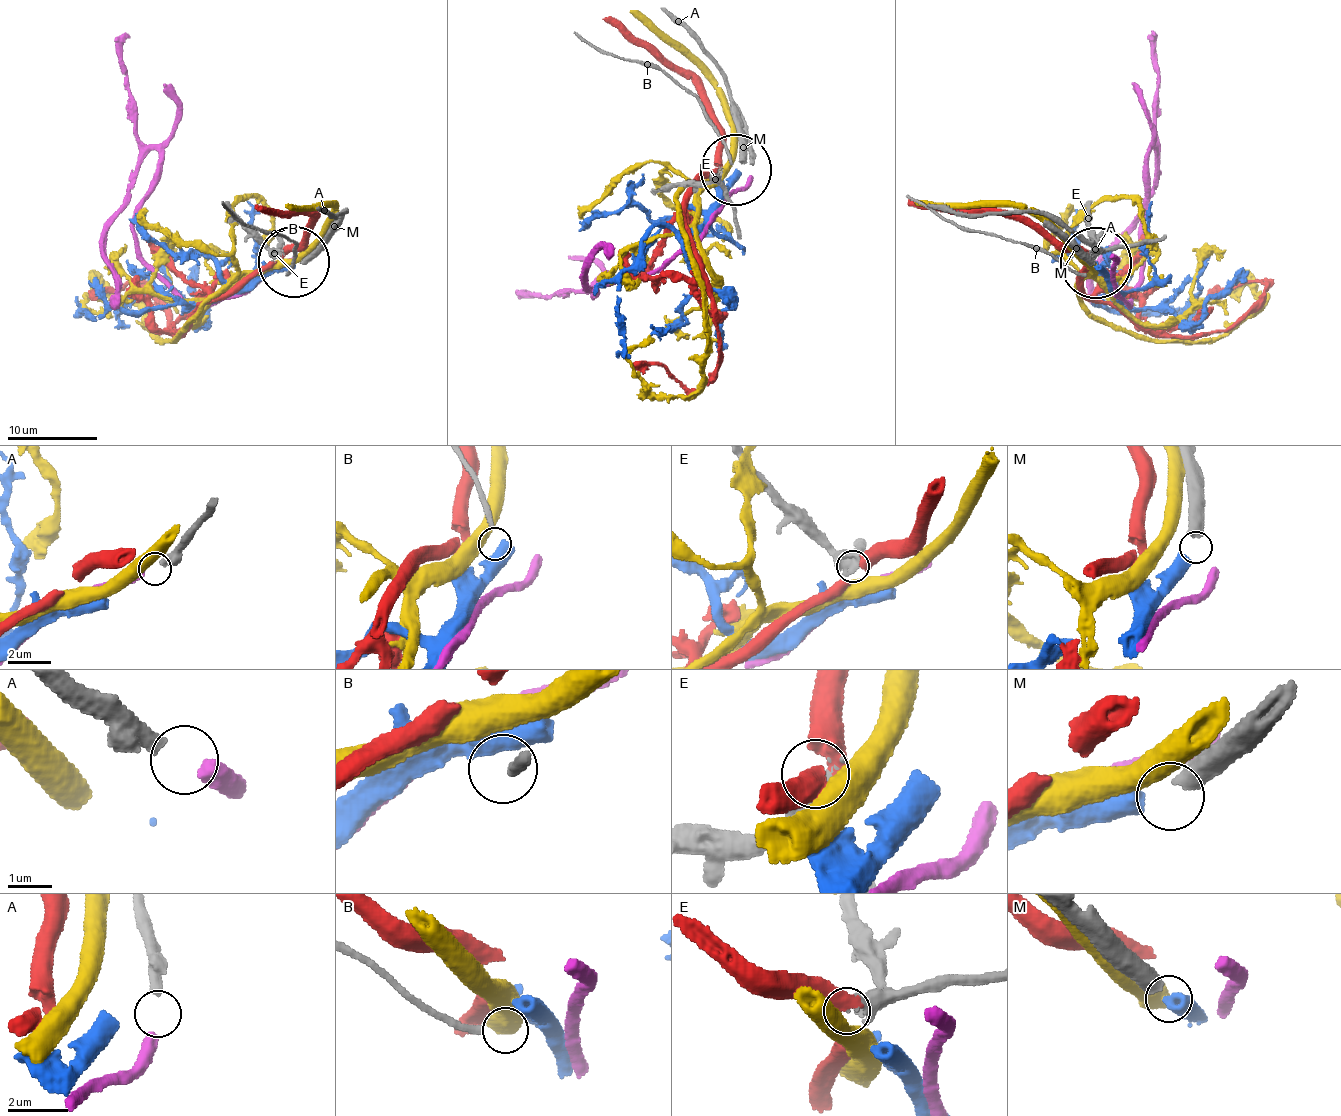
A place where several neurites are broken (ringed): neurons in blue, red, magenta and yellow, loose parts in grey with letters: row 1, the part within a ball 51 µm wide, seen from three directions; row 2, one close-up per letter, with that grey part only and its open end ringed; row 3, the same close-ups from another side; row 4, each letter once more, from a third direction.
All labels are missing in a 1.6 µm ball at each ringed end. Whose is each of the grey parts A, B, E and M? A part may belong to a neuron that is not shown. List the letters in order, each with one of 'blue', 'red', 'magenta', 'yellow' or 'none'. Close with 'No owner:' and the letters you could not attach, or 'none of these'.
A: magenta
B: none
E: red
M: blue
No owner: B

